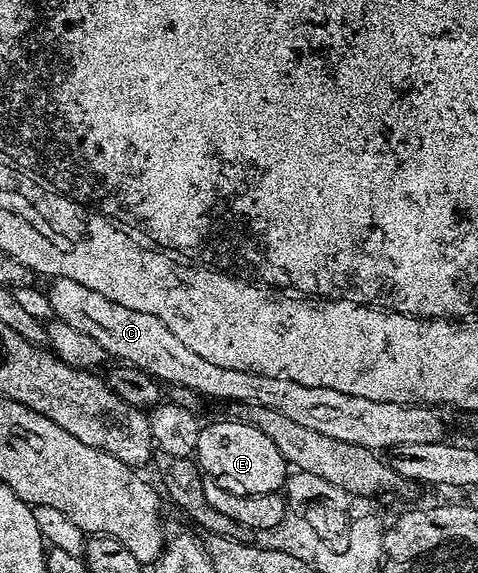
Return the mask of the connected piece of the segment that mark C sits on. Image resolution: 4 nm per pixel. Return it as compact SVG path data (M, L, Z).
M55 277L50 285L53 286L48 286L47 292L56 320L67 323L67 327L75 327L75 331L83 331L83 335L91 335L110 358L118 357L118 362L134 365L166 386L189 389L202 398L238 401L241 407L267 407L311 431L331 435L331 439L343 439L343 443L359 443L359 447L374 451L392 451L398 445L410 443L435 443L446 436L442 412L436 408L383 403L359 395L347 395L343 391L331 391L331 387L307 387L295 383L291 377L272 377L235 371L235 367L219 367L219 363L210 363L195 355L191 347L183 347L181 340L164 323L159 323L155 315L111 303L111 299L99 295L99 291L91 291L91 287L75 283L75 279Z

